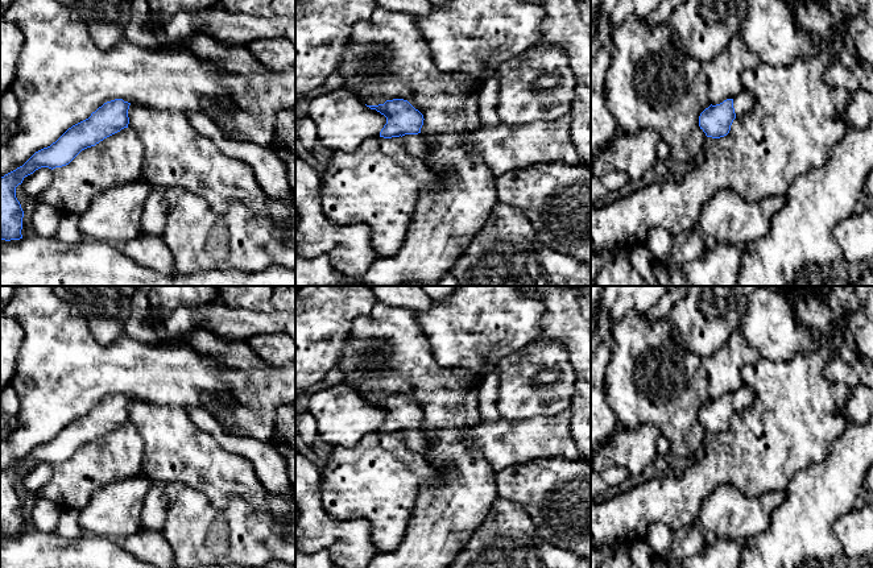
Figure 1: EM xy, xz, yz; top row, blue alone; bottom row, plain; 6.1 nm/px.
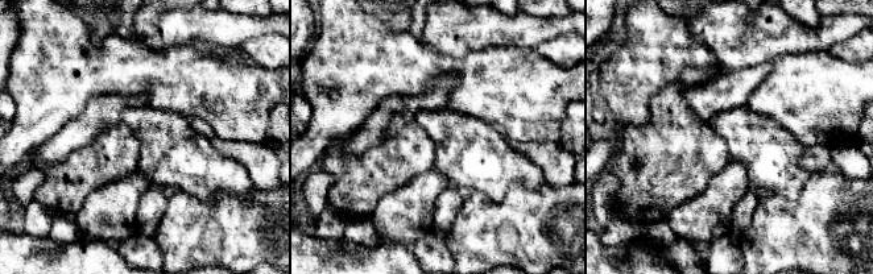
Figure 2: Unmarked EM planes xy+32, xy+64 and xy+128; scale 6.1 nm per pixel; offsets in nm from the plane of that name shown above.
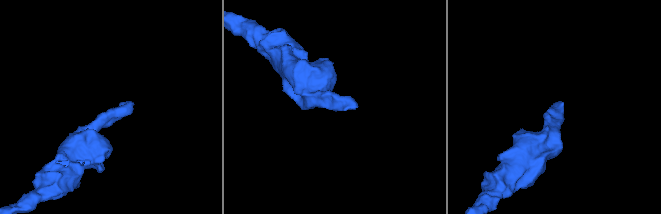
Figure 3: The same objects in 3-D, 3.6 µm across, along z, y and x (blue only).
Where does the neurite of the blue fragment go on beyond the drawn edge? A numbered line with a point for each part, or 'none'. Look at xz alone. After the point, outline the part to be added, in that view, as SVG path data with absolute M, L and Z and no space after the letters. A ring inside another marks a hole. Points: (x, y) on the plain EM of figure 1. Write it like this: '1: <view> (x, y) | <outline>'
1: xz (417, 440) | M422 428L402 431L404 440L409 449L426 459L431 441Z

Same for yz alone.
1: yz (743, 398) | M742 383L741 387L733 394L733 403L736 412L742 412L752 406L754 401L754 391L748 385Z

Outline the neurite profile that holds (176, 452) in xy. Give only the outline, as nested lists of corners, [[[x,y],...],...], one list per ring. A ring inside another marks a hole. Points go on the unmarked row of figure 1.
[[[131,398],[128,412],[128,422],[144,440],[141,473],[153,482],[189,486],[204,494],[216,507],[224,507],[232,497],[244,498],[255,509],[269,506],[269,493],[251,461],[224,451],[210,434],[194,424],[186,409]]]

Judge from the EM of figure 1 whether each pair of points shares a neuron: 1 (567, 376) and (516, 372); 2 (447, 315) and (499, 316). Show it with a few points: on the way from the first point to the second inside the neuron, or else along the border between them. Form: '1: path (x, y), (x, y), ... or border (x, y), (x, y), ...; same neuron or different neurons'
1: path (554, 376), (529, 376); same neuron
2: path (460, 319), (485, 318); same neuron

